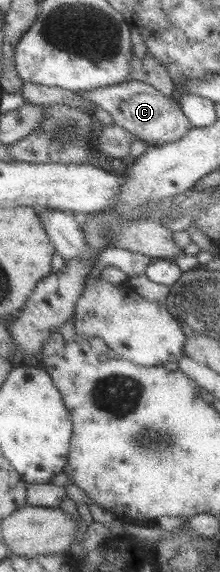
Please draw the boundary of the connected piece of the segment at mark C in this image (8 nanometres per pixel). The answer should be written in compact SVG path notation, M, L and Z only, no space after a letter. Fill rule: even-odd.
M129 80L110 87L81 91L80 96L112 115L115 124L132 132L150 145L179 142L194 127L180 101L141 80Z

